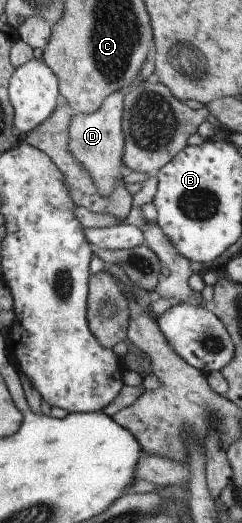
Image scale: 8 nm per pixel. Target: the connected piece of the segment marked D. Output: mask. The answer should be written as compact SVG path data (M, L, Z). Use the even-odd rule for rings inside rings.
M114 91L104 100L102 109L91 114L74 114L70 119L70 151L78 163L92 175L102 195L112 195L118 181L125 181L130 170L124 165L126 141L123 131L124 105L127 91Z

